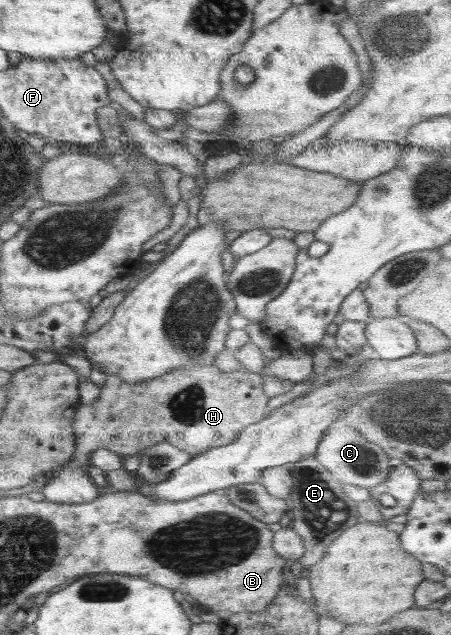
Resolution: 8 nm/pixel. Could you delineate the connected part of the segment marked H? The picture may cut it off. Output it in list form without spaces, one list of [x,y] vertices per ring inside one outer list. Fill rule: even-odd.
[[[214,364],[212,366],[190,365],[182,369],[168,371],[150,381],[127,383],[118,375],[108,375],[101,388],[100,397],[94,403],[84,403],[76,410],[73,419],[76,437],[73,457],[64,468],[82,468],[91,466],[91,453],[105,448],[122,457],[139,455],[139,451],[147,449],[158,442],[168,440],[172,445],[195,457],[214,447],[223,447],[238,438],[245,427],[260,422],[269,413],[269,397],[262,387],[262,376],[259,372],[239,369],[222,372]]]

